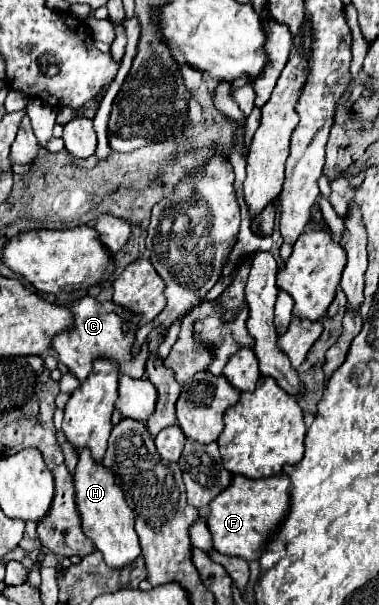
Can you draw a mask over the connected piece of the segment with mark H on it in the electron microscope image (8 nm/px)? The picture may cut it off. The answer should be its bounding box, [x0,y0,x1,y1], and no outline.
[73,447,141,567]

